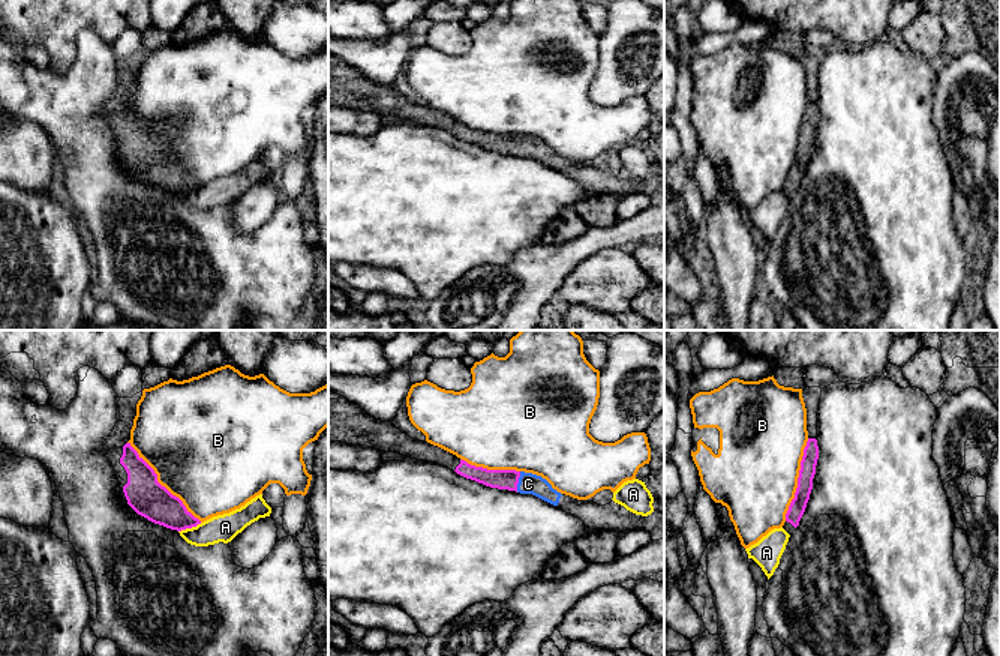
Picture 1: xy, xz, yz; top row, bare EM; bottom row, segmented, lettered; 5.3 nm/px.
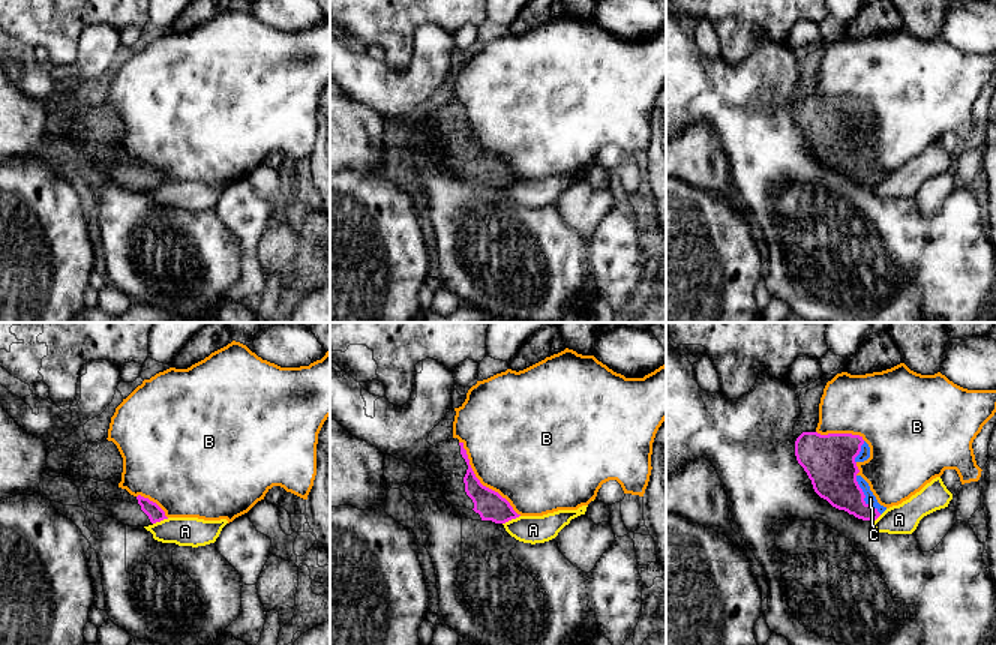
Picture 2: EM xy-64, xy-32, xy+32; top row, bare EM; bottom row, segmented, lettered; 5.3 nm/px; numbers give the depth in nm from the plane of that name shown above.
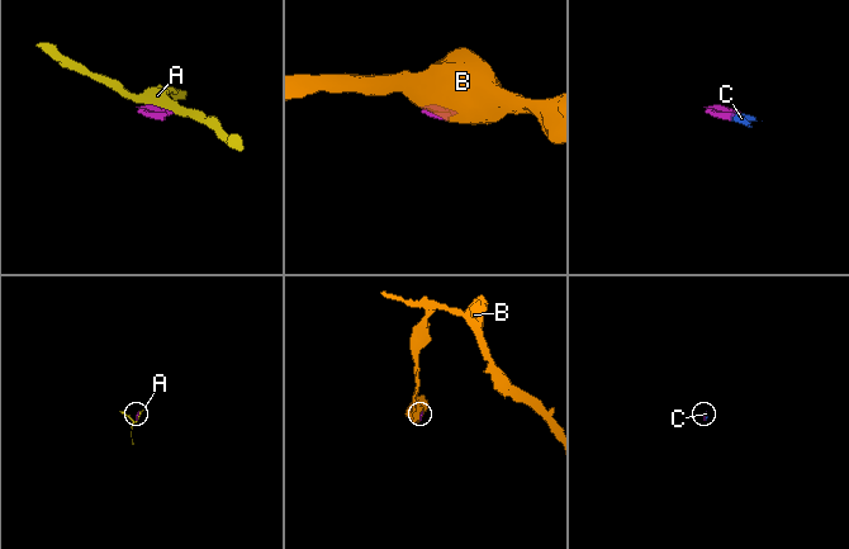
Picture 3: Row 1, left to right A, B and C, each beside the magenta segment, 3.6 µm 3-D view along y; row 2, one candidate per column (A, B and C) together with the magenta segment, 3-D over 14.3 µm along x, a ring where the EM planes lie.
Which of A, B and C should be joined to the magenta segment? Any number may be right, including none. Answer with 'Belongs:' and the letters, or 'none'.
Belongs: C

